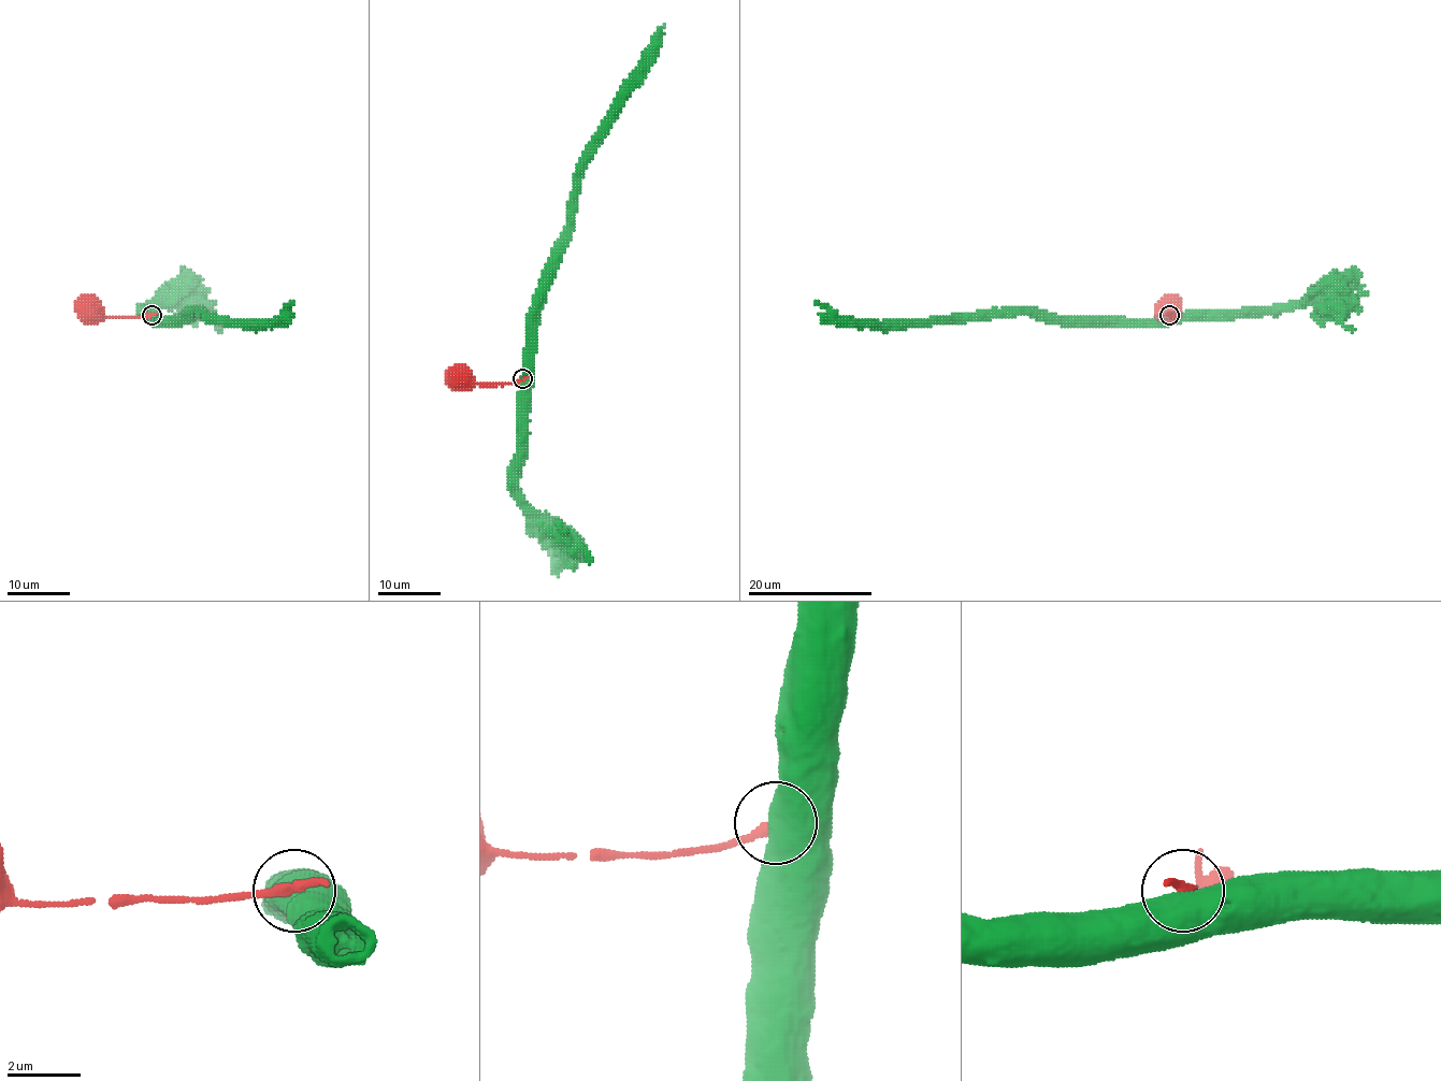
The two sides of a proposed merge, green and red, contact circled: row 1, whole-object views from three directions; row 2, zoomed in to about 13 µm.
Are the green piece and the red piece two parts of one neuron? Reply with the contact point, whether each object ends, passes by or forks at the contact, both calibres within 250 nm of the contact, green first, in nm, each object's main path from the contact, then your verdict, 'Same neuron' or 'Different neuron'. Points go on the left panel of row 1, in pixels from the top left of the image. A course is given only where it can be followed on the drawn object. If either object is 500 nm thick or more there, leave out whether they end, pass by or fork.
Place: (152, 315). Thickness 950 nm (green) against 320 nm. Course of green: (153, 316), (171, 319), (202, 315), (220, 320), (275, 322), (292, 302). Course of red: (153, 315), (104, 317), (89, 306). Different neuron

